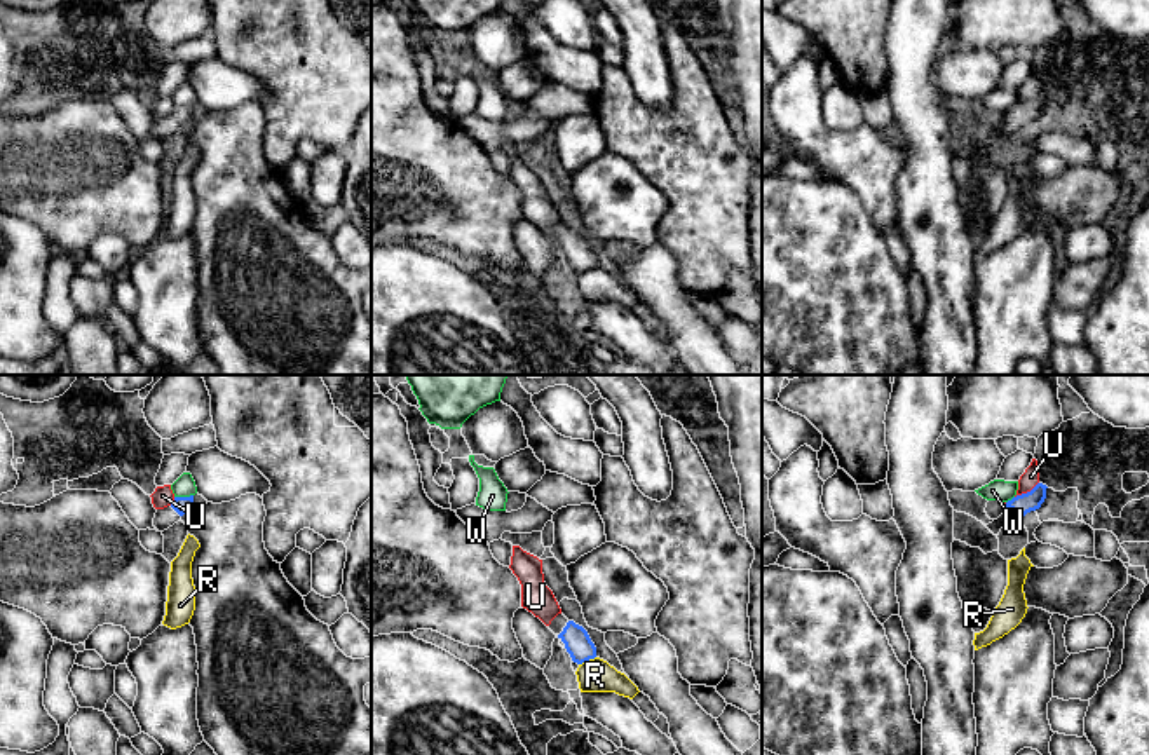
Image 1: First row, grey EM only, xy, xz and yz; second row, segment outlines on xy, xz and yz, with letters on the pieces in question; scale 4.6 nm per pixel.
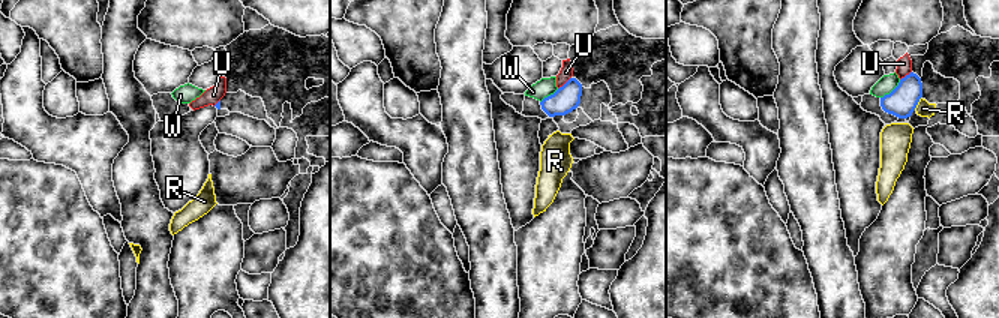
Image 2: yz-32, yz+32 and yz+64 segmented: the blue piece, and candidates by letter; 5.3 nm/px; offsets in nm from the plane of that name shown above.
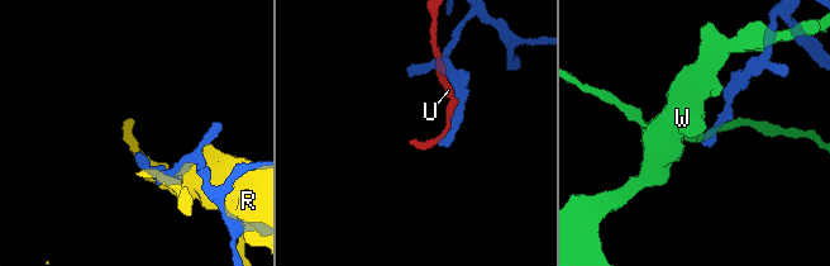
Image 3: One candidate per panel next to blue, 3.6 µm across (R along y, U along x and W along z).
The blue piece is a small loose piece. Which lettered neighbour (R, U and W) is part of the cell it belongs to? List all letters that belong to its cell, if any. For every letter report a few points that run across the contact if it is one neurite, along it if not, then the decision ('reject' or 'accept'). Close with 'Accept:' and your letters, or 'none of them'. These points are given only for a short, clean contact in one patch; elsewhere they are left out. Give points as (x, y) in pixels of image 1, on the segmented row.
R: reject
U: reject
W: reject
Accept: none of them

